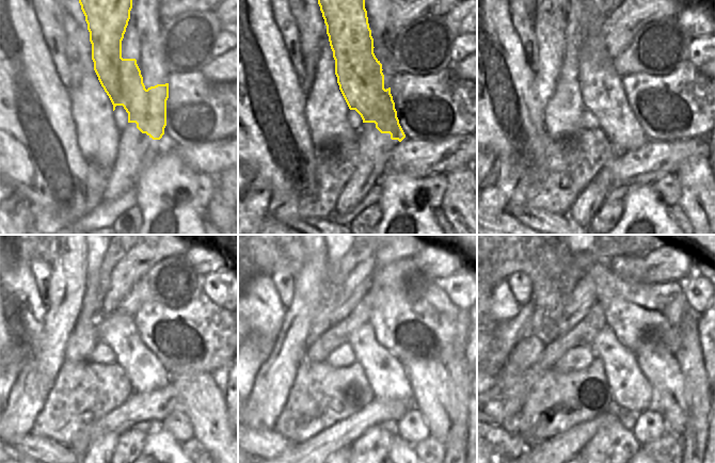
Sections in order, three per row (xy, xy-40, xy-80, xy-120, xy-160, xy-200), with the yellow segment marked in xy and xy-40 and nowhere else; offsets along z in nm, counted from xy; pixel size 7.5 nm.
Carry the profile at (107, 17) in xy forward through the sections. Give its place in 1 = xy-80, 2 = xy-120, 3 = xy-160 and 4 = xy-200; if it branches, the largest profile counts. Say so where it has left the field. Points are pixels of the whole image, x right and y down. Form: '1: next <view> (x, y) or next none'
1: next xy-80 (602, 92)
2: next xy-120 (146, 372)
3: next xy-160 (386, 376)
4: next xy-200 (631, 390)

